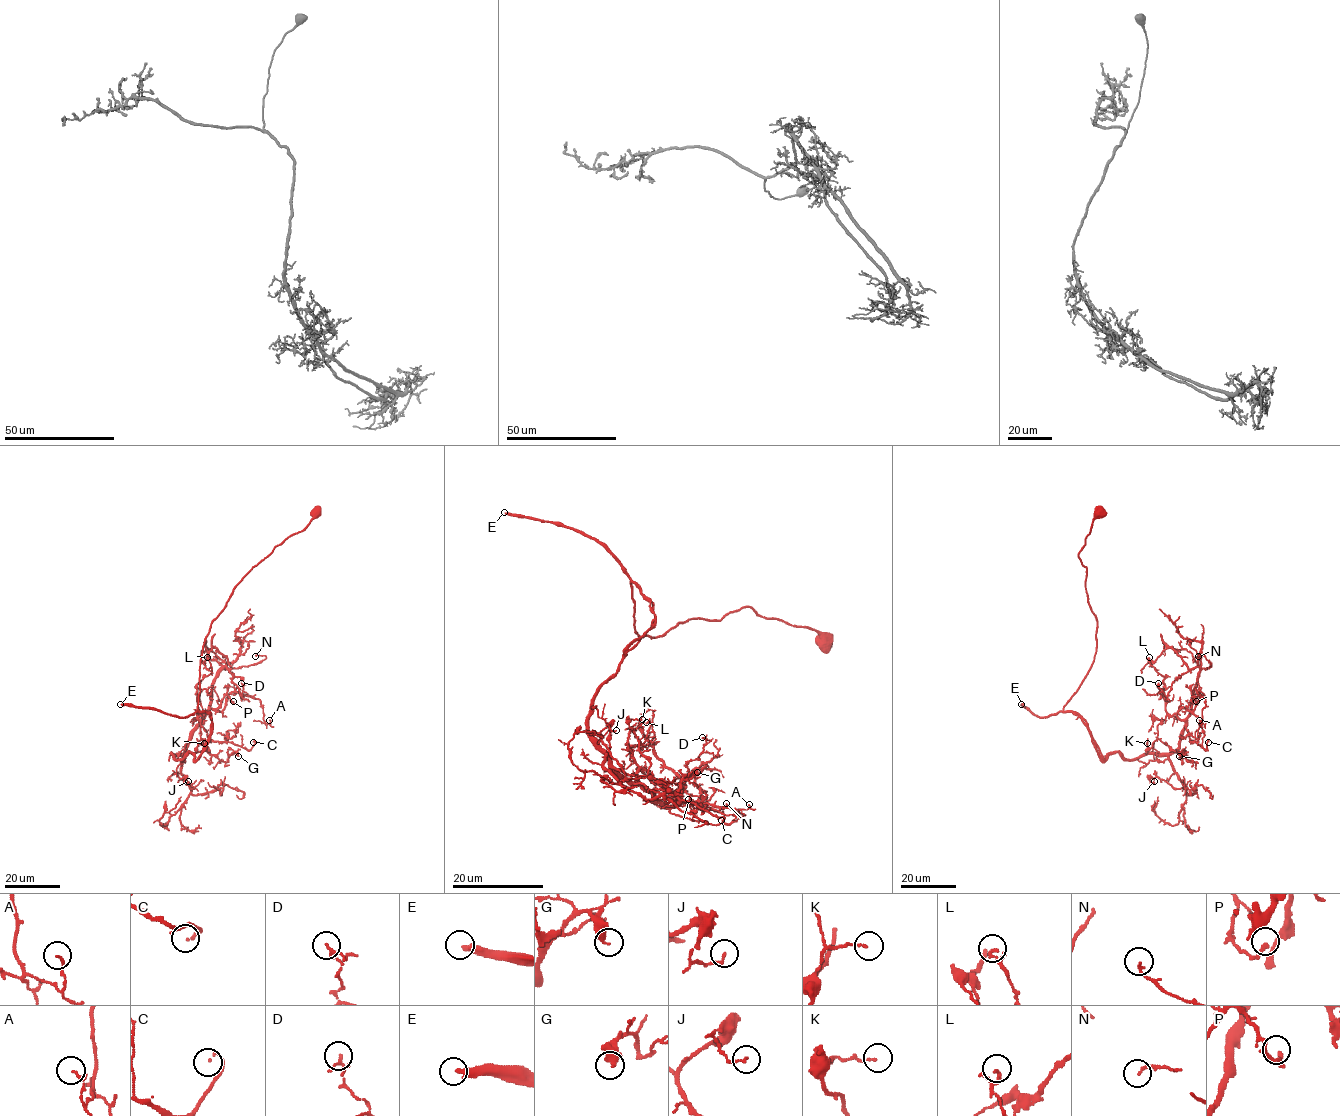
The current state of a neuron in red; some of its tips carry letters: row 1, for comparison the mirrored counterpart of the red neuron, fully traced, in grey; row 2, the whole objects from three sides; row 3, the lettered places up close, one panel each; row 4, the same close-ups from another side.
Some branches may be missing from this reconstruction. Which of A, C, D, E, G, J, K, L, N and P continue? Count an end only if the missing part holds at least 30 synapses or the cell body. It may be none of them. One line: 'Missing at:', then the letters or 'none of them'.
Missing at: E

